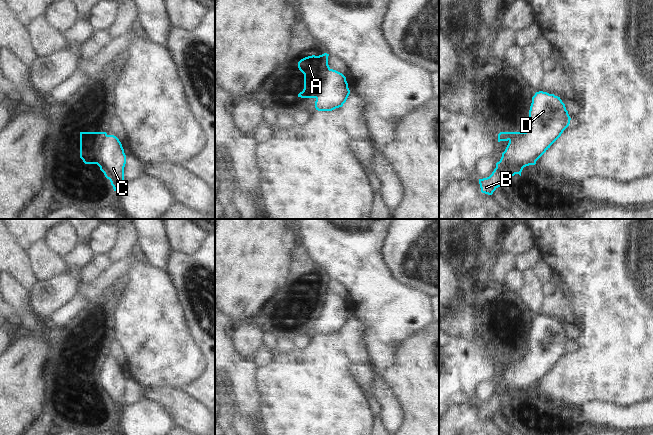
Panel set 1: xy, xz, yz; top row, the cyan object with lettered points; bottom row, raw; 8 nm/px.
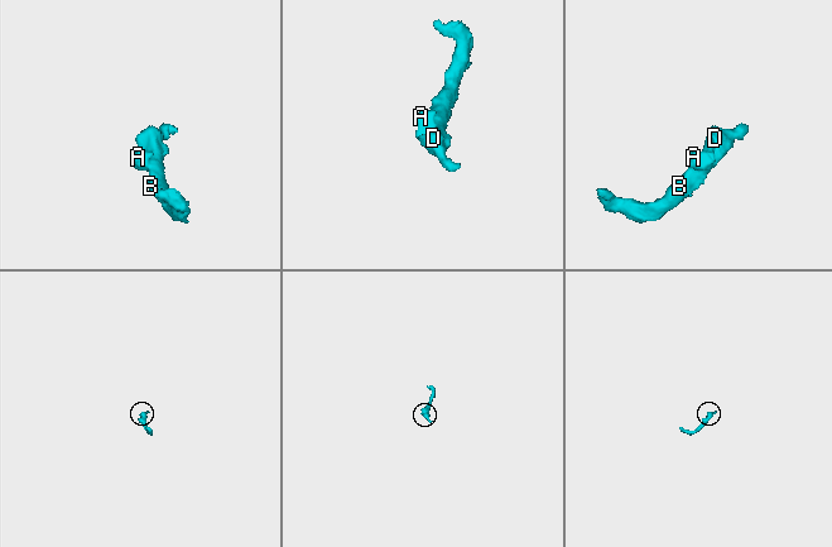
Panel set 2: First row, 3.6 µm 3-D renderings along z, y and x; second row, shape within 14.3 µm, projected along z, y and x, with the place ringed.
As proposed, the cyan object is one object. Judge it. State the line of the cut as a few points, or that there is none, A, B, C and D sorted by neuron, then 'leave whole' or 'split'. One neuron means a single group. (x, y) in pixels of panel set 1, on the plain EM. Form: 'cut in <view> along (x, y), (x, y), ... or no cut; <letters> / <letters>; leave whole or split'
no cut; A B C D; leave whole

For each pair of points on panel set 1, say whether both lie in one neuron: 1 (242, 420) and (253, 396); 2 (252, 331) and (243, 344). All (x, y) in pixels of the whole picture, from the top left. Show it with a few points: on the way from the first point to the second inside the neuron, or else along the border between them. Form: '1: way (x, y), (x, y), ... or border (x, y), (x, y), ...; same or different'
1: border (230, 401), (234, 401), (247, 416), (257, 421); different
2: way (251, 334), (246, 341); same

